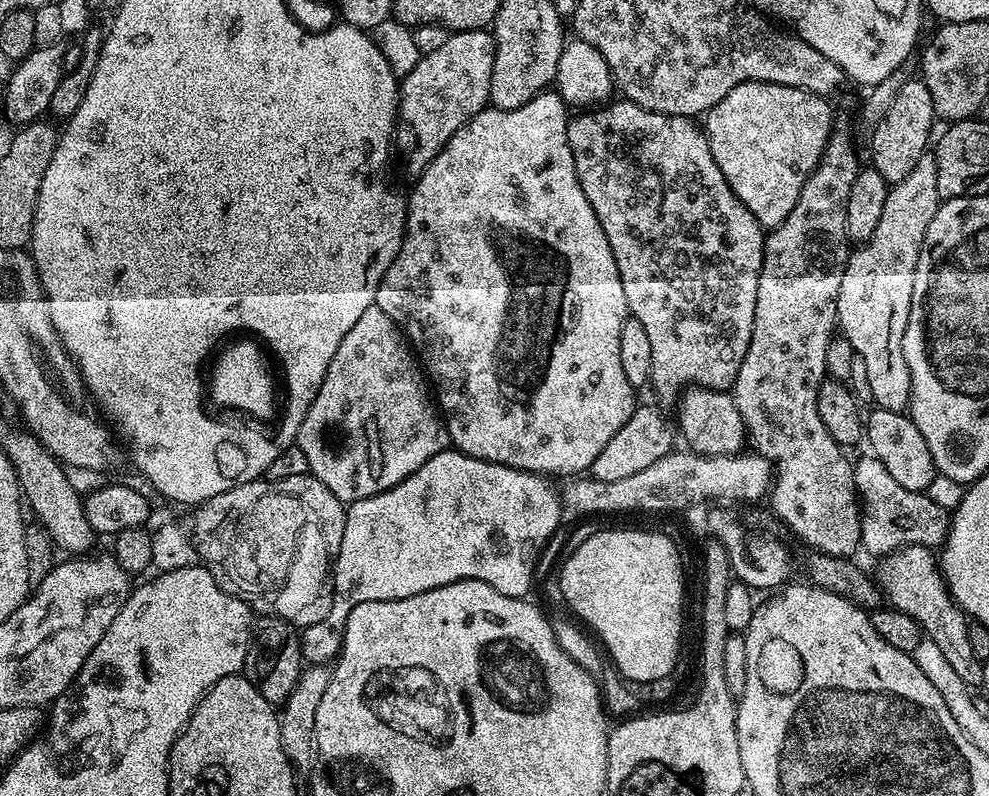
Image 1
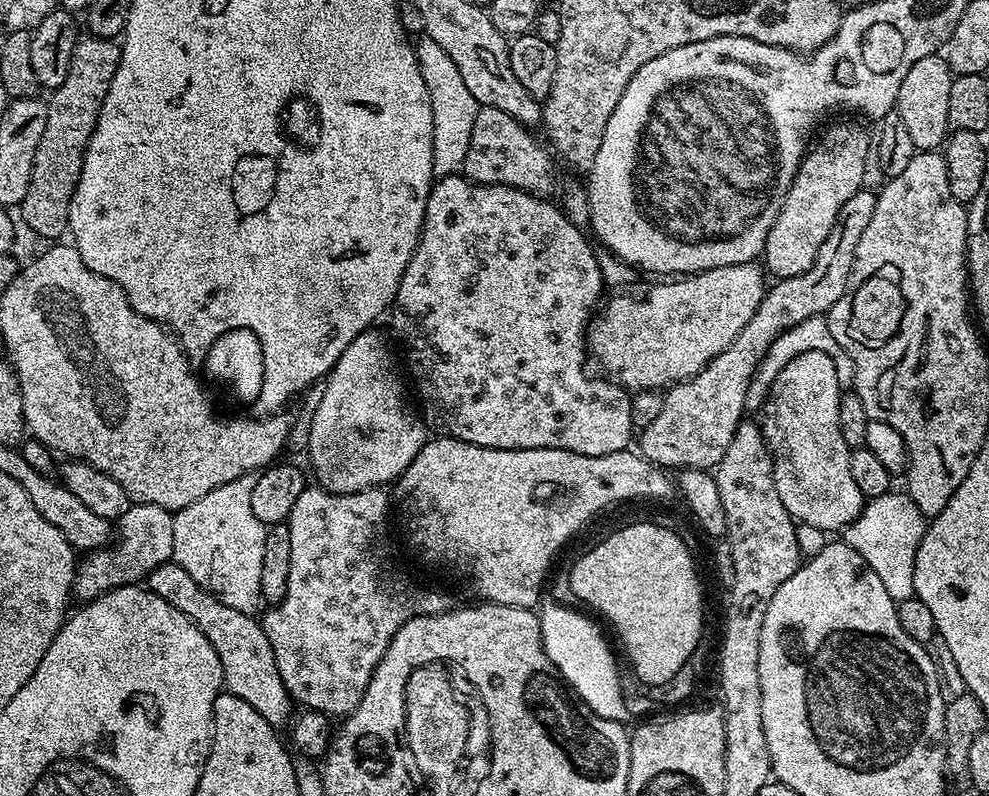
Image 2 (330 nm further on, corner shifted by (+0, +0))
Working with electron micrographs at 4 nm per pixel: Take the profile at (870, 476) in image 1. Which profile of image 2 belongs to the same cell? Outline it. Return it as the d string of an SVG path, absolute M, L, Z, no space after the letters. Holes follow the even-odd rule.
M806 350L778 370L762 405L762 431L772 456L774 490L793 520L820 532L839 533L847 528L866 503L862 490L850 478L852 453L838 427L841 391L834 358L822 350Z

